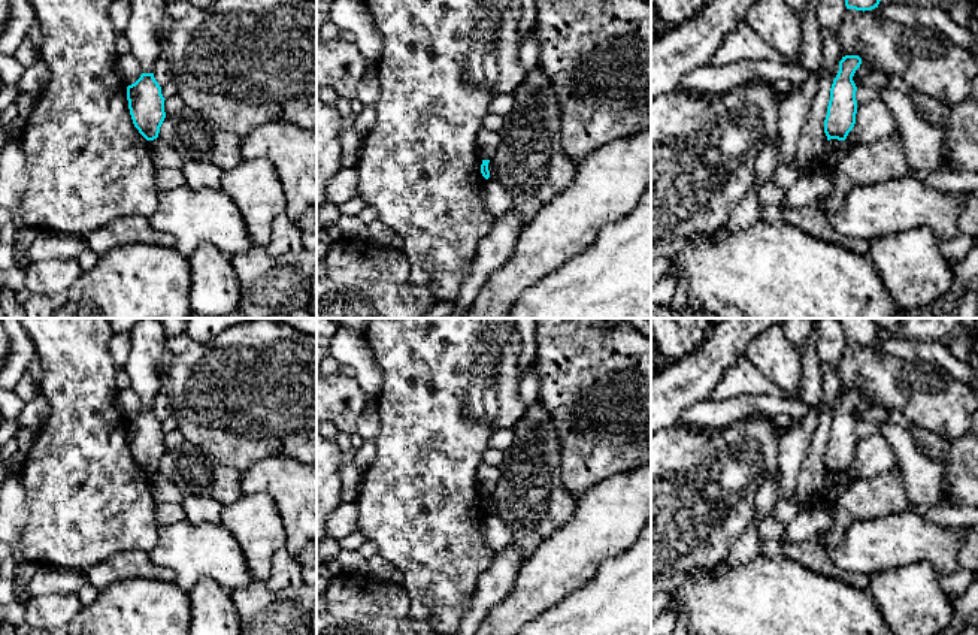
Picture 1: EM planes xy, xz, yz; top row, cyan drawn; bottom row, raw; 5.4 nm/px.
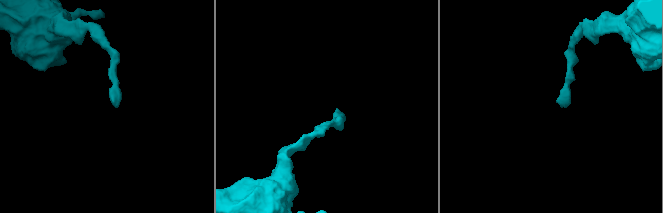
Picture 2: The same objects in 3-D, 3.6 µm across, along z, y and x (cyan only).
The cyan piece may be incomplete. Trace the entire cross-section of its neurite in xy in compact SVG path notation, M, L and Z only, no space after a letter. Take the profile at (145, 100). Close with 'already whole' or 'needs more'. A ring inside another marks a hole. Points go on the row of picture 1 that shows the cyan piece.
M142 73L127 87L128 109L134 127L146 140L158 137L160 127L166 118L164 97L154 73Z | already whole

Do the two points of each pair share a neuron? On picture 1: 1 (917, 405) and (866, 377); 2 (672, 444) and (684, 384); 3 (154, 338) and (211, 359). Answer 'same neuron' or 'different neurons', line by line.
1: same neuron
2: different neurons
3: different neurons

